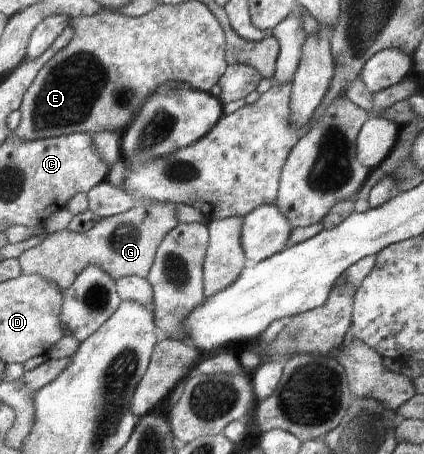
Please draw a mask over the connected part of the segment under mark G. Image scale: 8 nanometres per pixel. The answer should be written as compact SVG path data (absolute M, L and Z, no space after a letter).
M136 205L123 214L102 218L90 231L63 230L50 234L39 245L26 251L20 262L28 274L41 274L59 284L62 291L70 290L88 266L99 266L116 281L125 276L148 278L159 252L160 243L179 226L175 205Z

